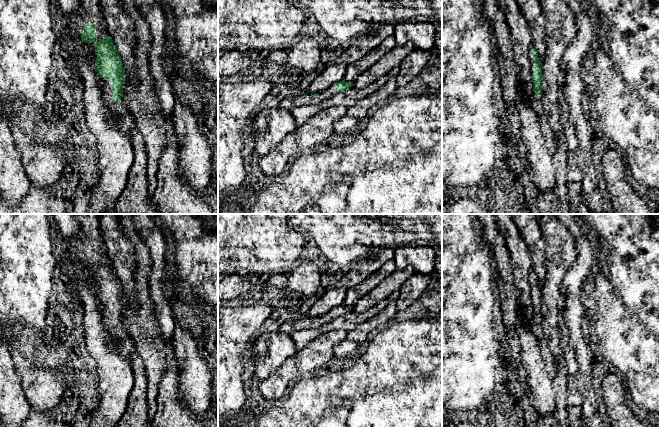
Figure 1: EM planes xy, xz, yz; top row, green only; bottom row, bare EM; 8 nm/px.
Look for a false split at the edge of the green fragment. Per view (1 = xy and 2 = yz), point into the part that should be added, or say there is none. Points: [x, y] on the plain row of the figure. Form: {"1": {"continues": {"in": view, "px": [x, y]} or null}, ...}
{"1": {"continues": {"in": "xy", "px": [90, 236]}}, "2": {"continues": {"in": "yz", "px": [536, 325]}}}

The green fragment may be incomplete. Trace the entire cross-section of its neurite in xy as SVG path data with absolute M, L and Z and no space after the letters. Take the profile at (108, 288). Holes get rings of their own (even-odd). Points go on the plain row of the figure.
M75 214L80 224L80 237L70 248L71 257L90 270L90 277L96 283L94 292L102 305L104 325L109 329L112 341L121 354L131 359L134 346L128 341L123 326L125 293L106 251L97 214Z

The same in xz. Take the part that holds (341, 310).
M343 304L338 307L335 307L334 309L325 313L324 315L321 315L319 318L318 317L310 318L307 316L299 319L285 321L278 331L281 333L291 335L296 331L303 329L316 329L321 325L331 323L332 321L349 313L352 310L354 310L353 306L347 306Z

